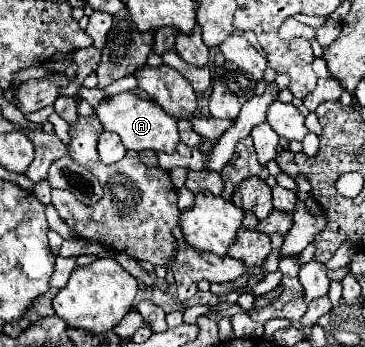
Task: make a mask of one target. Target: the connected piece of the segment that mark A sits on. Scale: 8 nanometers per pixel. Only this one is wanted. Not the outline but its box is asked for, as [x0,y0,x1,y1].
[95,91,179,153]

